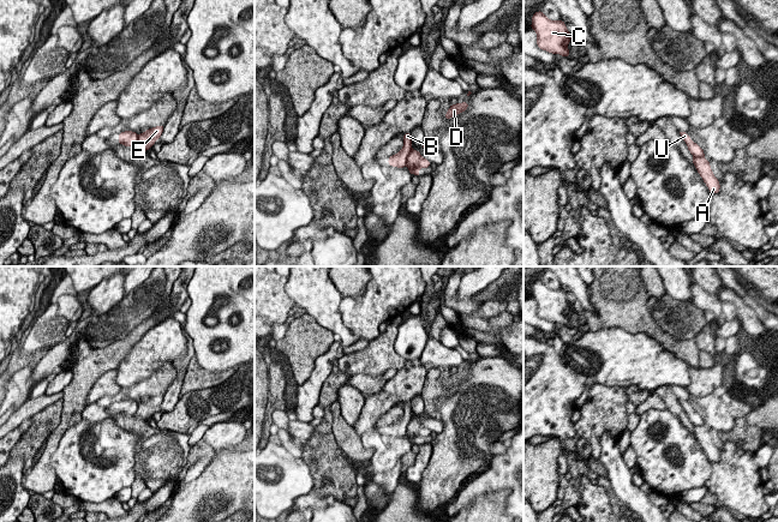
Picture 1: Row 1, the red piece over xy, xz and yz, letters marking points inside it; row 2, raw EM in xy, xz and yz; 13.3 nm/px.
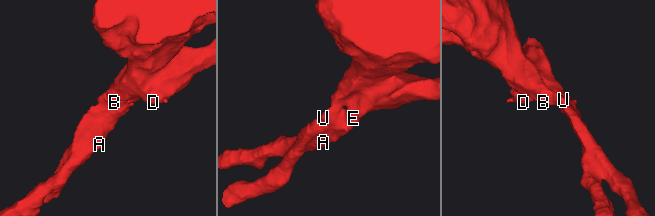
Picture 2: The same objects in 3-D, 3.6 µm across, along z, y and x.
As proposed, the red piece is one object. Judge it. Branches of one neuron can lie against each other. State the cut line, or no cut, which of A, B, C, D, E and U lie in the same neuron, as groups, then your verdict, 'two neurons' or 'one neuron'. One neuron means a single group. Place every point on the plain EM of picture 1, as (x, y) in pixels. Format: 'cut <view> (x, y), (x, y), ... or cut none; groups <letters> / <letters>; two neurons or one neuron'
cut none; groups A B C D E U; one neuron

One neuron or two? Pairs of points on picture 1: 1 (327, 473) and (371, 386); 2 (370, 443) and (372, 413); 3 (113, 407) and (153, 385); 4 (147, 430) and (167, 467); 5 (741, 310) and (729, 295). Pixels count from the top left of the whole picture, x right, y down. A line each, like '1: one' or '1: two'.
1: two
2: two
3: one
4: one
5: one

